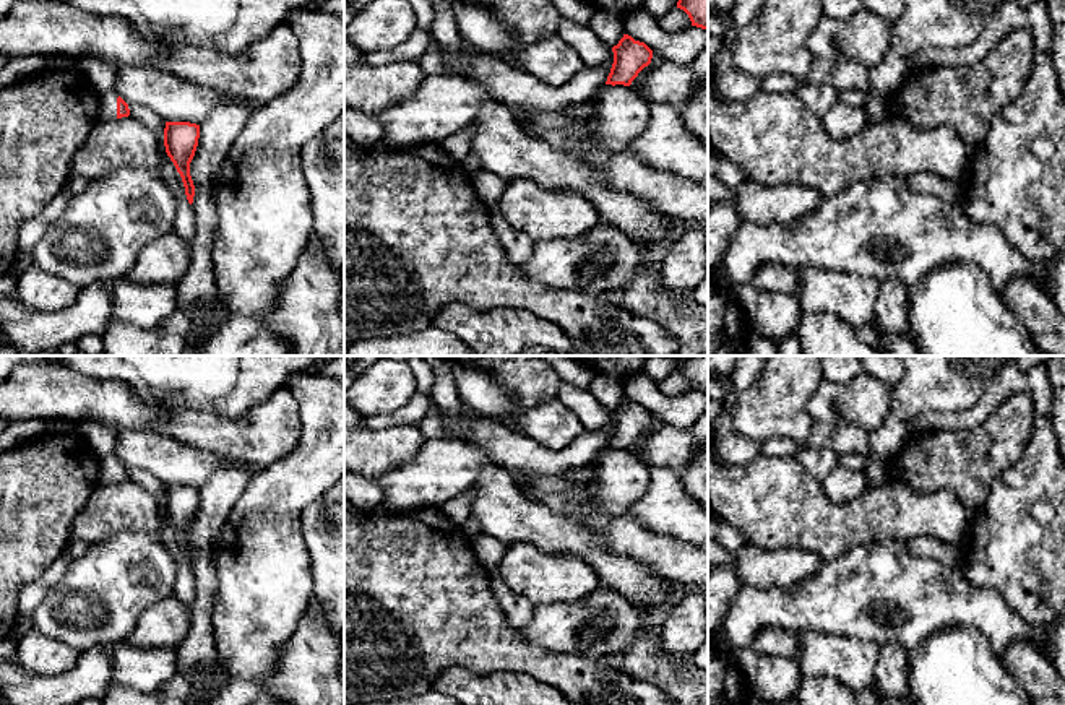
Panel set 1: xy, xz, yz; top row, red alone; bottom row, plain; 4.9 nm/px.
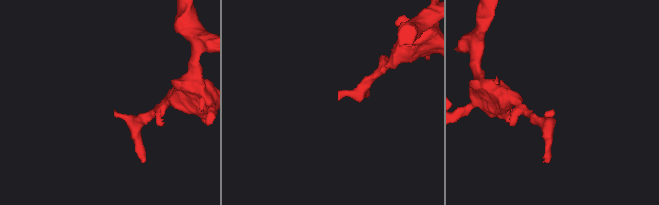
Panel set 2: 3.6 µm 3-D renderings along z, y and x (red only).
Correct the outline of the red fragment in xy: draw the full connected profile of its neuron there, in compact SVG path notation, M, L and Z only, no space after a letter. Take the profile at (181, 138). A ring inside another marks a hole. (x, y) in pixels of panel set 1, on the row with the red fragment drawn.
M166 122L164 146L182 177L188 203L193 203L195 185L190 175L190 162L200 138L200 125L190 122Z

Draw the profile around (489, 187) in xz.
M484 169L477 171L477 174L472 179L476 193L489 208L498 205L508 182L510 180L507 180L505 177Z

